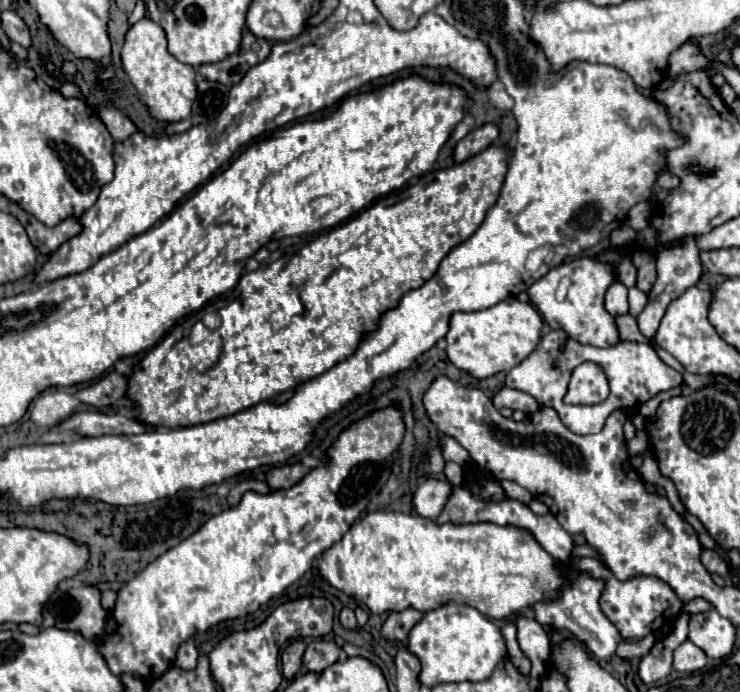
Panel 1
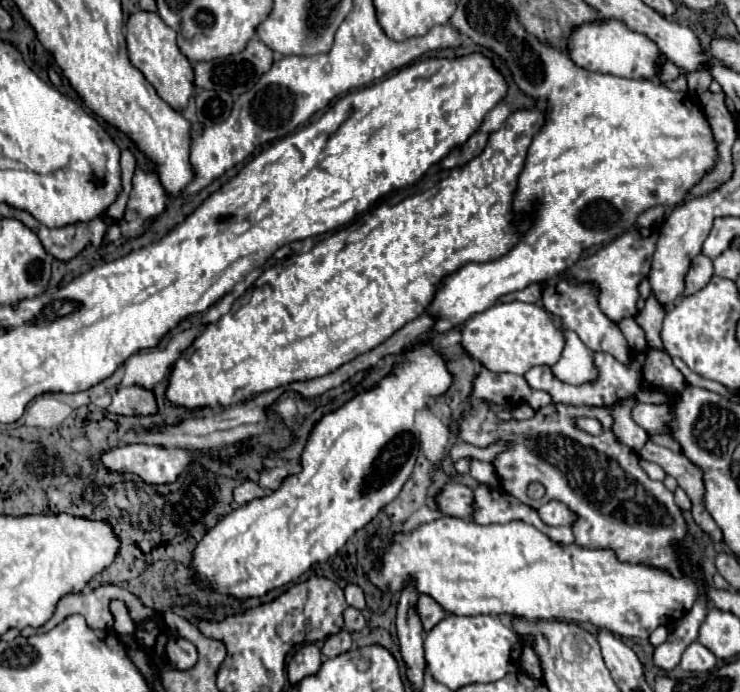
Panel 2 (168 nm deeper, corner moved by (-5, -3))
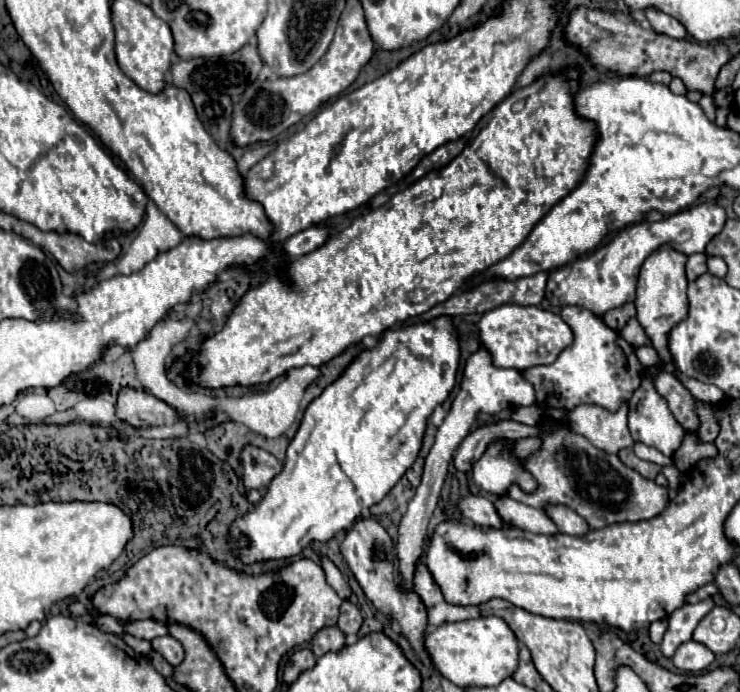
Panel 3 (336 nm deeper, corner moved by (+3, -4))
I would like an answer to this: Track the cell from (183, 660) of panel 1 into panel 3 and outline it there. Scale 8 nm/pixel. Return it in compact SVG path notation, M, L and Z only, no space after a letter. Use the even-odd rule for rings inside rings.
M173 636L155 638L153 650L157 650L171 666L179 666L183 662L183 646Z

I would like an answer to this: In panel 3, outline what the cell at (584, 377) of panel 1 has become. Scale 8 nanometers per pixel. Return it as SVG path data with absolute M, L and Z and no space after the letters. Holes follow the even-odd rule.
M545 418L539 424L541 448L523 460L527 472L539 482L537 492L523 494L517 484L511 484L507 494L527 506L543 508L549 502L565 504L583 516L591 530L621 522L641 522L659 516L667 508L667 488L645 480L633 468L627 468L617 454L607 454L595 448L585 436L573 432L565 422Z

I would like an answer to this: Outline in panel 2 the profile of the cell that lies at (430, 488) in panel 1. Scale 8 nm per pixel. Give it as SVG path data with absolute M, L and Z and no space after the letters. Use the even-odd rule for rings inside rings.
M449 483L437 497L437 505L449 517L469 519L473 517L473 489L459 483Z

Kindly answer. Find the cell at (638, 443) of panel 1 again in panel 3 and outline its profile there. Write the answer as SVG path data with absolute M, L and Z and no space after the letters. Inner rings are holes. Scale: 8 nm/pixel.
M687 434L681 446L673 452L673 462L681 472L691 470L701 460L707 460L707 458L717 458L717 446L715 444L697 444L697 440L693 440L693 434Z

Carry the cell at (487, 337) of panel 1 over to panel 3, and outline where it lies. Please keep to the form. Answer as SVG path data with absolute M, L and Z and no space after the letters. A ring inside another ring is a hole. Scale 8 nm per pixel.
M501 304L481 316L477 322L477 338L481 346L491 354L493 366L497 368L515 368L525 372L531 366L553 364L561 350L573 342L571 328L553 312L547 312L537 306L519 306L519 304ZM539 346L547 348L547 356L541 356Z

